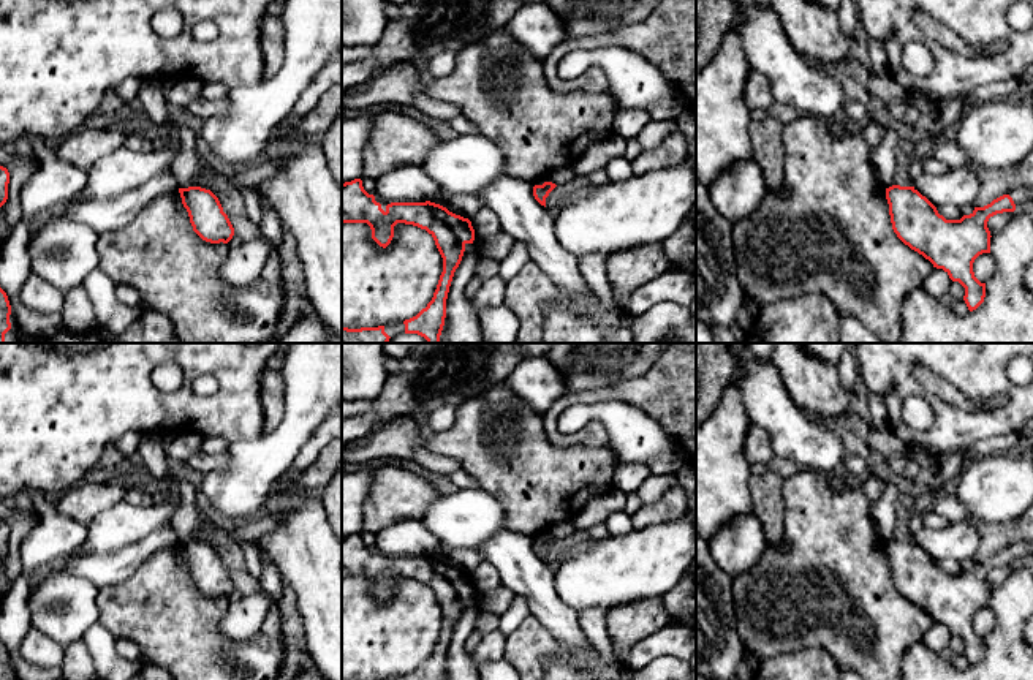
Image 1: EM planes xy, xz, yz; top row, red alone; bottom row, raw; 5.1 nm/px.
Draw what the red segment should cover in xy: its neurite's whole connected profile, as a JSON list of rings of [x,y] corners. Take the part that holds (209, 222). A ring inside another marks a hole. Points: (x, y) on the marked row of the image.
[[[179,188],[182,204],[188,212],[193,231],[206,242],[228,244],[234,236],[234,228],[223,212],[218,198],[206,188]]]

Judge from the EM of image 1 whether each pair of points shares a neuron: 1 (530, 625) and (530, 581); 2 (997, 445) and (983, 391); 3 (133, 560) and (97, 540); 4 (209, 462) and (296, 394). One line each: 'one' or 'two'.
1: two
2: two
3: two
4: two

